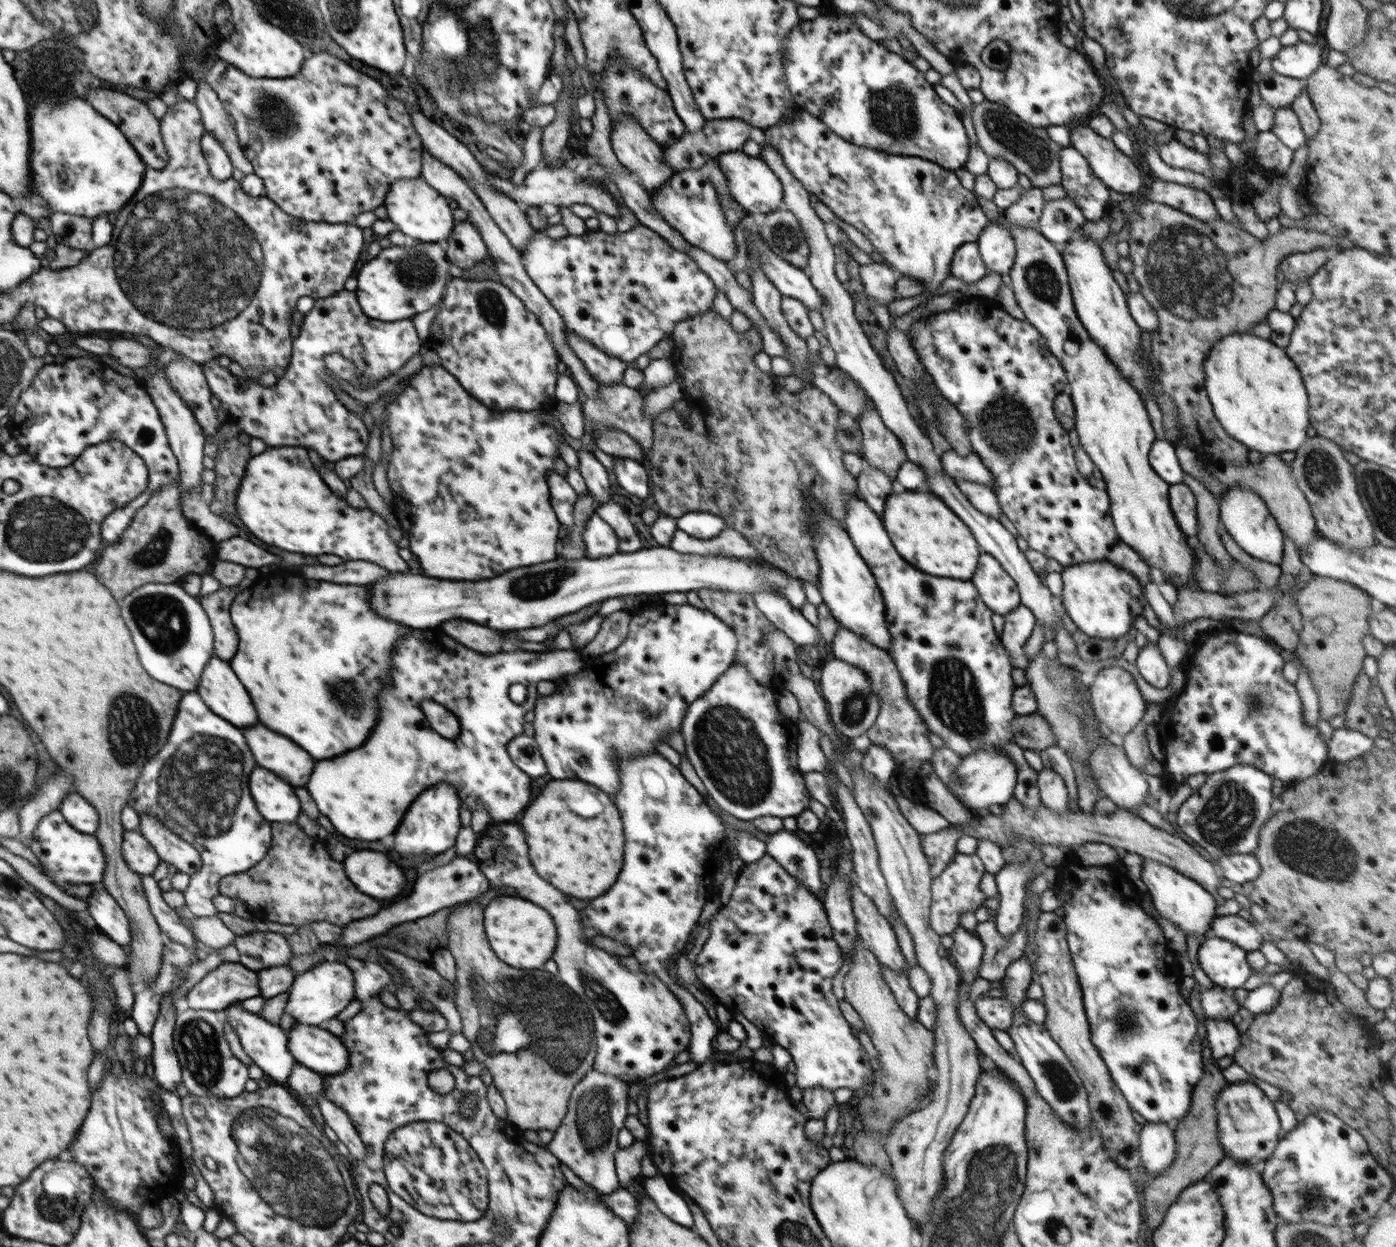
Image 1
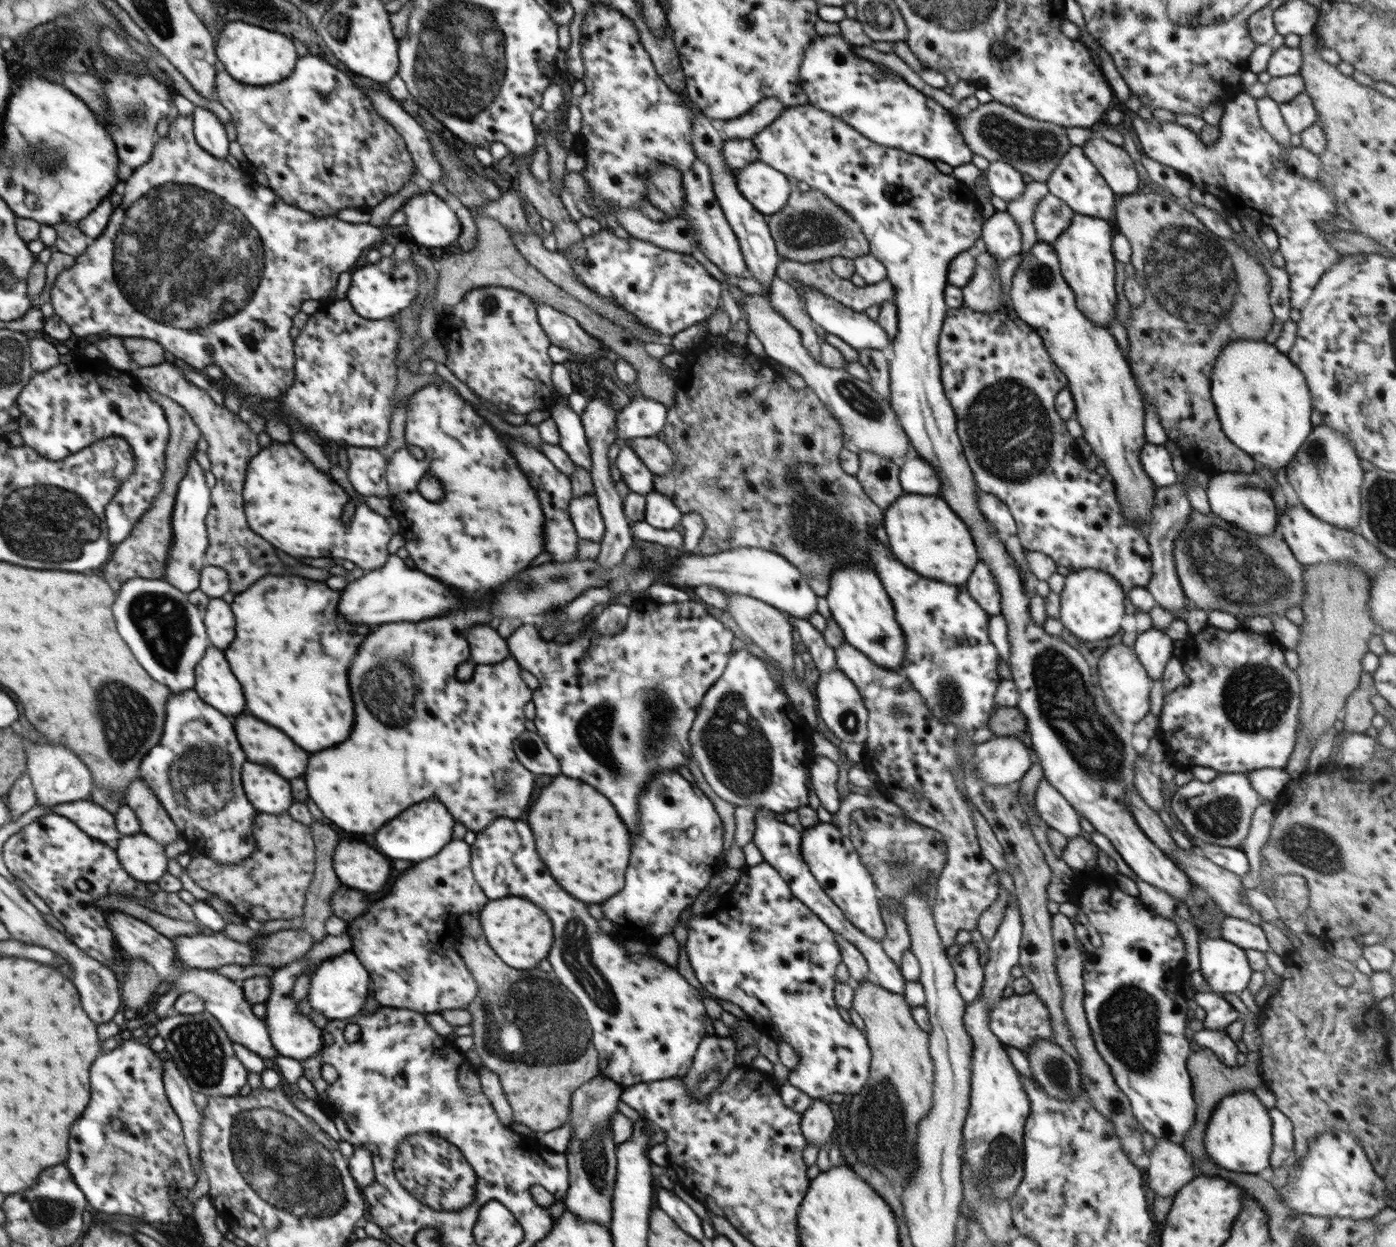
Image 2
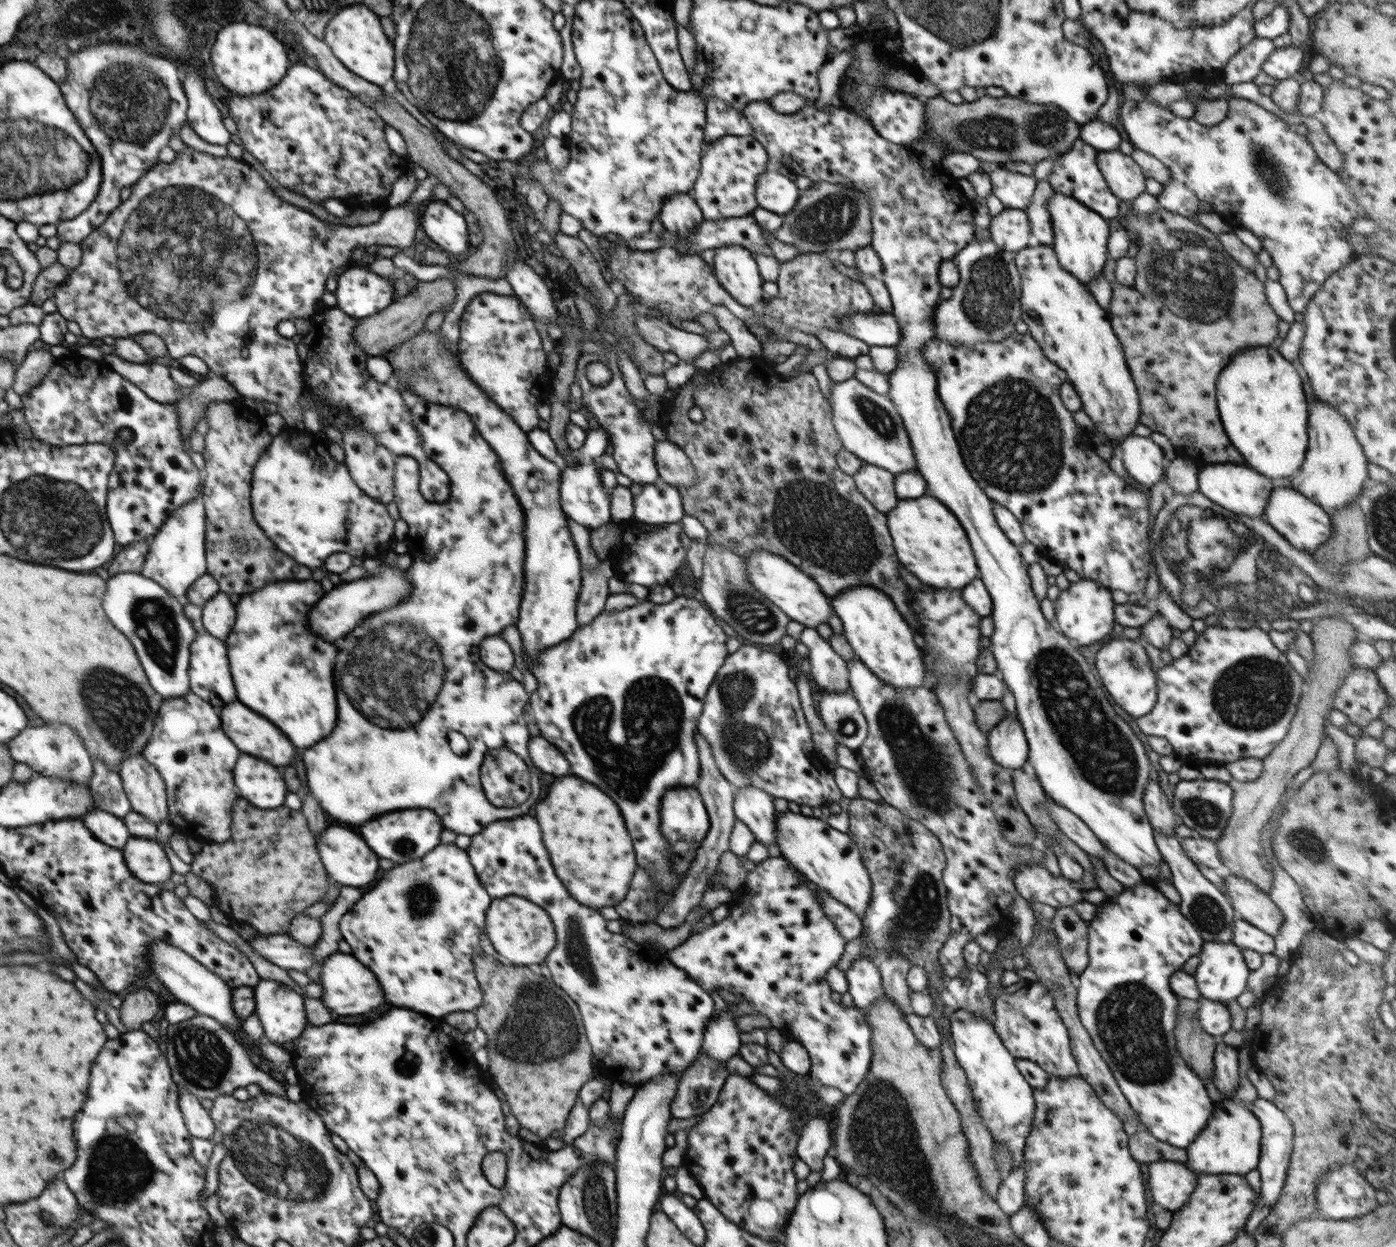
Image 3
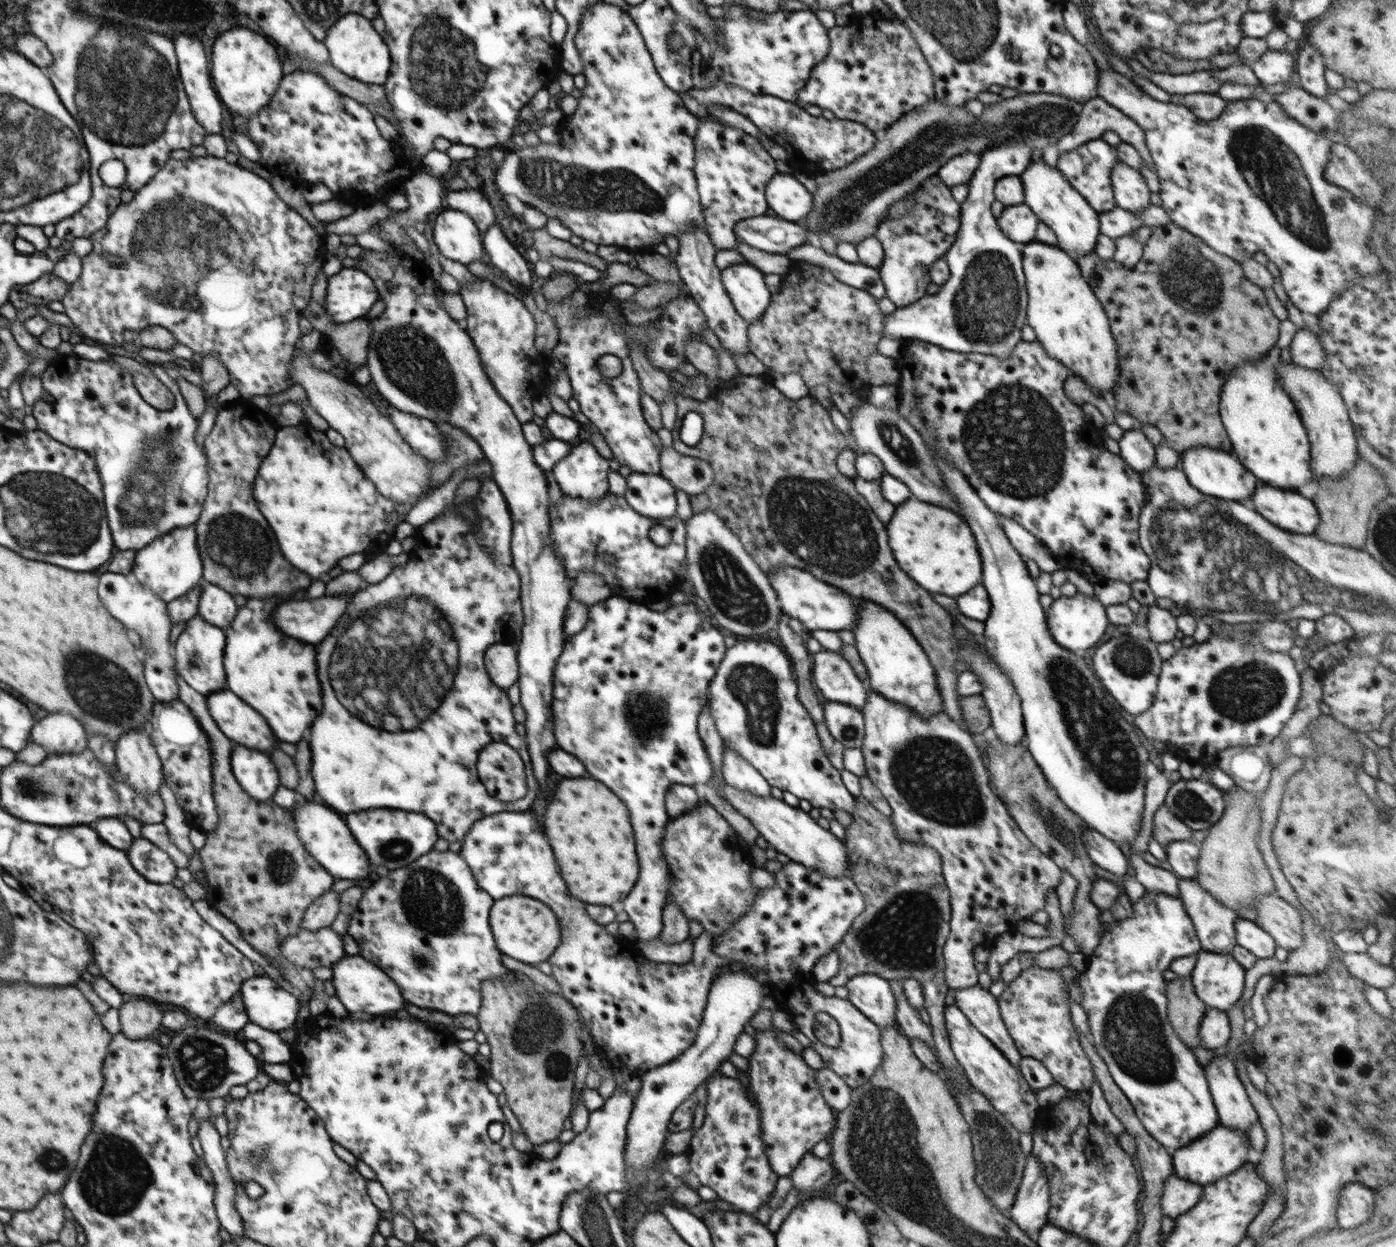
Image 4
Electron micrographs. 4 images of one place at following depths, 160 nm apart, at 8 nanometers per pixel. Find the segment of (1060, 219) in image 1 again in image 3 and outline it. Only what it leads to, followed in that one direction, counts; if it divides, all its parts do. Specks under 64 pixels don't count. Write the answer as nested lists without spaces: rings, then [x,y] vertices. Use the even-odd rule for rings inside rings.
[[[1048,177],[1038,182],[1030,204],[1025,208],[1030,221],[1031,234],[1036,236],[1041,245],[1051,245],[1054,240],[1052,217],[1050,216],[1047,204],[1055,192]]]

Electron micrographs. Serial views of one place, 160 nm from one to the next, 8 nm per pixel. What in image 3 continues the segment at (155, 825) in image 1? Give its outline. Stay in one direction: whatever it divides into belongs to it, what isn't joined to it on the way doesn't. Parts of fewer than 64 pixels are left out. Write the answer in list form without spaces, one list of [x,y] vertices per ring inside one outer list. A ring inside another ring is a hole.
[[[142,754],[127,756],[118,773],[132,811],[155,823],[169,816],[165,781]]]

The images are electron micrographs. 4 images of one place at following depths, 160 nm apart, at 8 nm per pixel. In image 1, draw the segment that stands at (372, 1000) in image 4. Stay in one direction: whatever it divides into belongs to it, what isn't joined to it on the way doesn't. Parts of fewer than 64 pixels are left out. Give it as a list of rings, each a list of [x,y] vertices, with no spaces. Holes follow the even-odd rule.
[[[343,960],[329,962],[322,961],[318,965],[308,969],[306,972],[295,977],[292,986],[289,988],[290,998],[286,1004],[284,1013],[290,1014],[295,1023],[306,1024],[310,1026],[324,1026],[325,1022],[336,1018],[342,1010],[347,1009],[355,1003],[356,995],[354,995],[354,979],[350,968],[343,963]]]

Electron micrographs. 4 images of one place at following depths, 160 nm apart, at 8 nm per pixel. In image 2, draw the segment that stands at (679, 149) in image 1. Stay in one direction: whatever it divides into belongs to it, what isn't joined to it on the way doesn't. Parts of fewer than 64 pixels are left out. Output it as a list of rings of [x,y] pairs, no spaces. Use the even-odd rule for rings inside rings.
[[[764,99],[752,111],[724,122],[723,130],[726,140],[736,140],[737,138],[751,140],[757,136],[757,132],[764,130],[775,121],[784,110],[786,107],[777,99]]]

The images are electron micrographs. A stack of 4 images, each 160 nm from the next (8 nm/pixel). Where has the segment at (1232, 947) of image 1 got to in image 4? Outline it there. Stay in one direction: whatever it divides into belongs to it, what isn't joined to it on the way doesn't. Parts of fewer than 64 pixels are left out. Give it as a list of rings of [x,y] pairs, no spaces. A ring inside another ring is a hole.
[[[1202,950],[1190,977],[1196,995],[1208,1009],[1227,1013],[1242,997],[1245,970],[1231,953]]]

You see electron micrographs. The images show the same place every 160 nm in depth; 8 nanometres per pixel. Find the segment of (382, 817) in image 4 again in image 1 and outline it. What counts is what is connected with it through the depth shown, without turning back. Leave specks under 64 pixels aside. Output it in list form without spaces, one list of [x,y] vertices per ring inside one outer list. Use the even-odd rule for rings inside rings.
[[[441,783],[431,786],[422,792],[412,806],[408,808],[398,832],[394,834],[394,848],[396,852],[411,855],[439,855],[448,848],[455,846],[458,833],[461,829],[461,801],[456,794],[457,788],[451,784]]]

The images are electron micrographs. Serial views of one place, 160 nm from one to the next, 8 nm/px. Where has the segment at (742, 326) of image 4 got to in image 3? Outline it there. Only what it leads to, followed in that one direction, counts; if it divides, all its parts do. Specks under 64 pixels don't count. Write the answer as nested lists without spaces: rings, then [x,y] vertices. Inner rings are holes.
[[[676,193],[669,196],[663,202],[658,214],[665,229],[679,238],[674,248],[683,255],[698,254],[693,252],[687,244],[693,232],[705,218],[692,194]]]

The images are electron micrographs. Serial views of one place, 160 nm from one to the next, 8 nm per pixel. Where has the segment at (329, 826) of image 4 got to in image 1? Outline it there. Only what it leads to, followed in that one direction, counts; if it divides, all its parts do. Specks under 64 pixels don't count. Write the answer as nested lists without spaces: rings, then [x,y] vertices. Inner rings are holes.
[[[368,850],[350,852],[342,864],[354,886],[378,901],[392,901],[406,888],[404,872],[384,854]]]

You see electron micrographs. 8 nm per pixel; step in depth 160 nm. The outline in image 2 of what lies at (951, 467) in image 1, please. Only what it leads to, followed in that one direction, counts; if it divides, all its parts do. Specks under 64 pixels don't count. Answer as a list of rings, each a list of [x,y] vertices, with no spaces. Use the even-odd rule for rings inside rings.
[[[920,456],[903,461],[899,467],[899,481],[905,493],[943,496],[943,482],[937,470]]]

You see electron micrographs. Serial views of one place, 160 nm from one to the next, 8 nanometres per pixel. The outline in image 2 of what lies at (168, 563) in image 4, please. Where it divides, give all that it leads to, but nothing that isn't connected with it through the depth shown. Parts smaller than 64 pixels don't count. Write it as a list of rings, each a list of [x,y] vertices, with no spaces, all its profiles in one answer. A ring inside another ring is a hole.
[[[194,457],[189,458],[189,465],[177,488],[177,498],[174,508],[173,540],[168,552],[169,564],[167,564],[166,575],[162,580],[174,585],[174,588],[189,594],[198,589],[201,570],[205,567],[205,554],[209,546],[208,532],[205,524],[206,516],[210,508],[211,489],[206,485],[204,470],[200,467]]]

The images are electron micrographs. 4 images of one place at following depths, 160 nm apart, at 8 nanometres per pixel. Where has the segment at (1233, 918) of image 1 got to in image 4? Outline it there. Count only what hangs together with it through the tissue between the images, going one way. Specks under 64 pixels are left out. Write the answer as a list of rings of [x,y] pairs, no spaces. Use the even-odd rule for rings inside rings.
[[[1238,918],[1235,921],[1235,935],[1238,945],[1249,950],[1258,958],[1272,958],[1277,944],[1254,921]]]

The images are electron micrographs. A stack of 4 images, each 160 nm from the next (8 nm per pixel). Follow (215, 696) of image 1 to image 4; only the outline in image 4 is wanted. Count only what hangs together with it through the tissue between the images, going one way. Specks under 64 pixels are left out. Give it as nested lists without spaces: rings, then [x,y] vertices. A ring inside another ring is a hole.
[[[195,615],[187,621],[184,632],[174,643],[174,662],[177,663],[178,675],[205,697],[226,686],[226,674],[224,674],[224,666],[222,666],[224,646],[226,646],[224,629],[208,624],[199,615]]]

